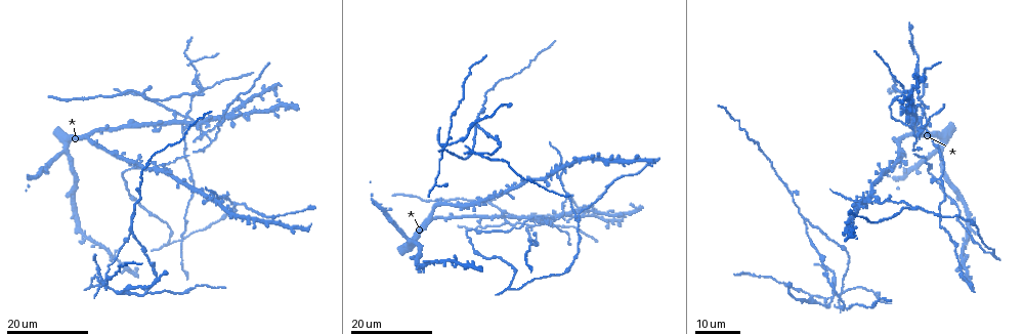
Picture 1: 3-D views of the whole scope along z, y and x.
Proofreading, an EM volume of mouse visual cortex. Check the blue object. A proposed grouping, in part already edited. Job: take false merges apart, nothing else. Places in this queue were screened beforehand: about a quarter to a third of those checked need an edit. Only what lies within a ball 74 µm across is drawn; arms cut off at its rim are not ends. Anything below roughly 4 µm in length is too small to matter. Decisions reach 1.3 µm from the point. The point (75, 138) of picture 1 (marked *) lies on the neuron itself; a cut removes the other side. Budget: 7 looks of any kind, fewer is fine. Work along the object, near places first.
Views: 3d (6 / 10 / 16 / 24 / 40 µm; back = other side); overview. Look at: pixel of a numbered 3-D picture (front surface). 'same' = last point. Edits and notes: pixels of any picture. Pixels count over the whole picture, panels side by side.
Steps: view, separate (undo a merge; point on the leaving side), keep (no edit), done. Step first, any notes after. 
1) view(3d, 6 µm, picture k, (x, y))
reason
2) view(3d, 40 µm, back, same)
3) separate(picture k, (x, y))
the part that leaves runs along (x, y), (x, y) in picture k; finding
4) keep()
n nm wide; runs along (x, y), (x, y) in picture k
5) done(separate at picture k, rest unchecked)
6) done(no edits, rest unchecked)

view(3d, 16 µm, picture 1, (449, 144))
looks like a crossing

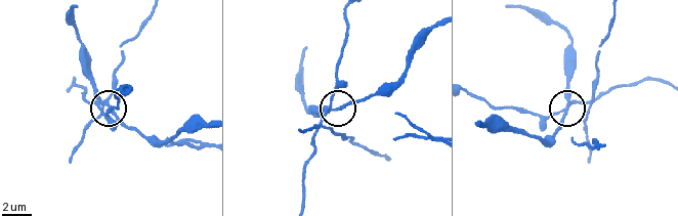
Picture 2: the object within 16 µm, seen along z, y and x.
view(3d, 10 µm, picture 2, (331, 108))

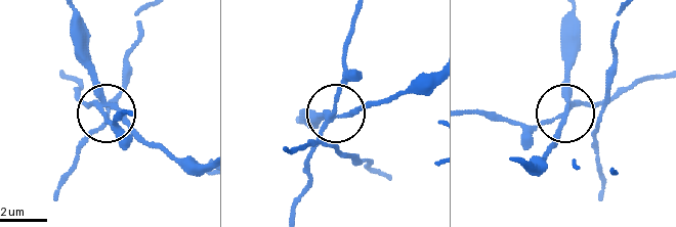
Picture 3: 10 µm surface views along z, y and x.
separate(picture 3, (90, 71))
side arm 24 µm; the part that leaves runs along (106, 106), (174, 155), (204, 163) in picture 3; a second neuron is stuck on

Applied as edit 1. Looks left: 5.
view(3d, 24 µm, picture 1, (805, 222))
three-way junction

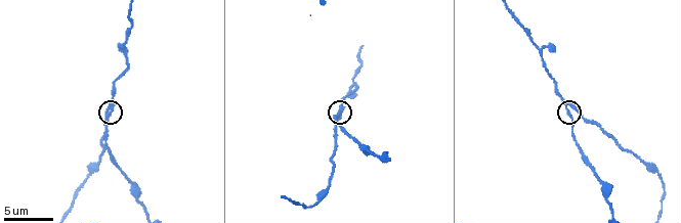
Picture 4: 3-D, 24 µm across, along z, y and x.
view(3d, 10 µm, picture 4, (111, 111))
closer look

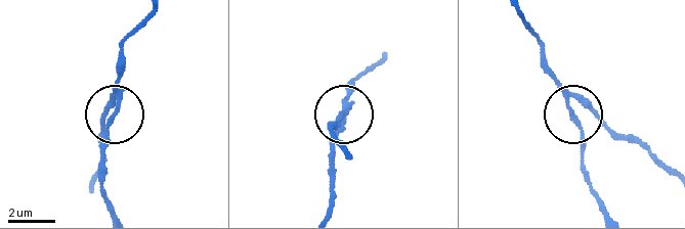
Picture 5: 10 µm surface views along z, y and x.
separate(picture 5, (582, 128))
3 arms; the part that leaves runs along (564, 96), (581, 135), (581, 165), (600, 212) in picture 5; two neurons meet here

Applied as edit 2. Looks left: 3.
view(3d, 16 µm, picture 1, (561, 167))

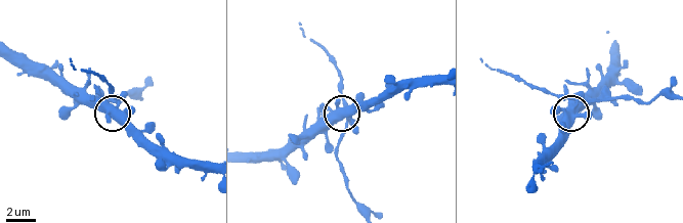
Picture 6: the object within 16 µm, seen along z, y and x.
view(3d, 6 µm, picture 6, (117, 110))
closer look

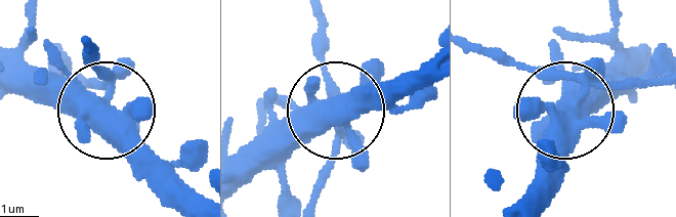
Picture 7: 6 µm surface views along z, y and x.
keep()
all the same neuron

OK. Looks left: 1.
done(separate at picture 3, separate at picture 5, rest unchecked)

